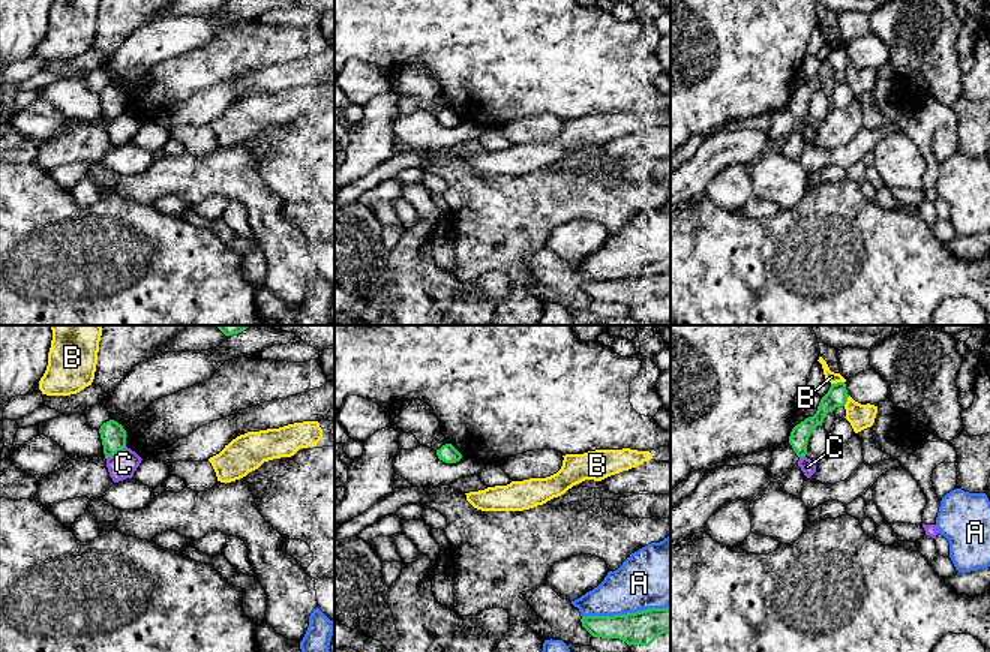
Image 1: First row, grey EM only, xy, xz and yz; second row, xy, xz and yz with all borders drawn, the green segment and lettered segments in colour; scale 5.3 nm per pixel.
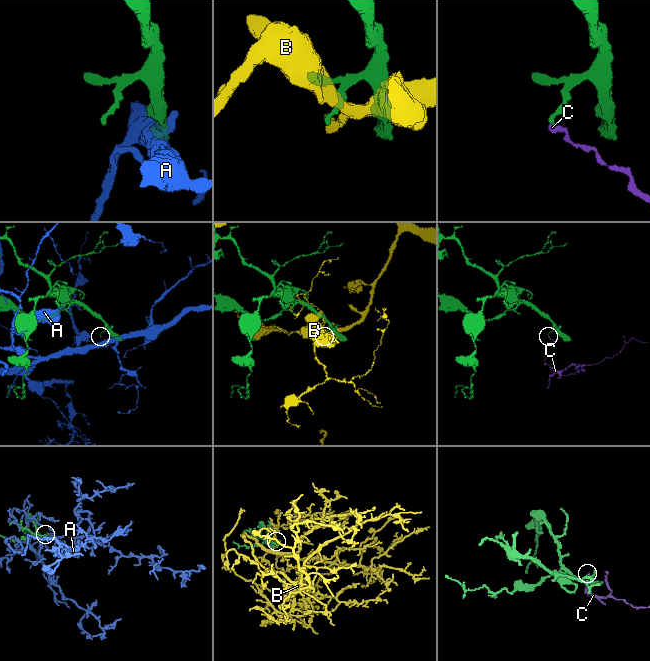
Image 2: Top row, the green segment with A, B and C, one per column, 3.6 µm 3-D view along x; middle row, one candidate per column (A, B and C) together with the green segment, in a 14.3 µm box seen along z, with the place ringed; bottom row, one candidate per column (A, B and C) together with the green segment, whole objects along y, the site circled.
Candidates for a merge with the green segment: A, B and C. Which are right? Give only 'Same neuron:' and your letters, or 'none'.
Same neuron: none

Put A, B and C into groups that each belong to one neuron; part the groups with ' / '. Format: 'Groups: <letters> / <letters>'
Groups: A / B / C

